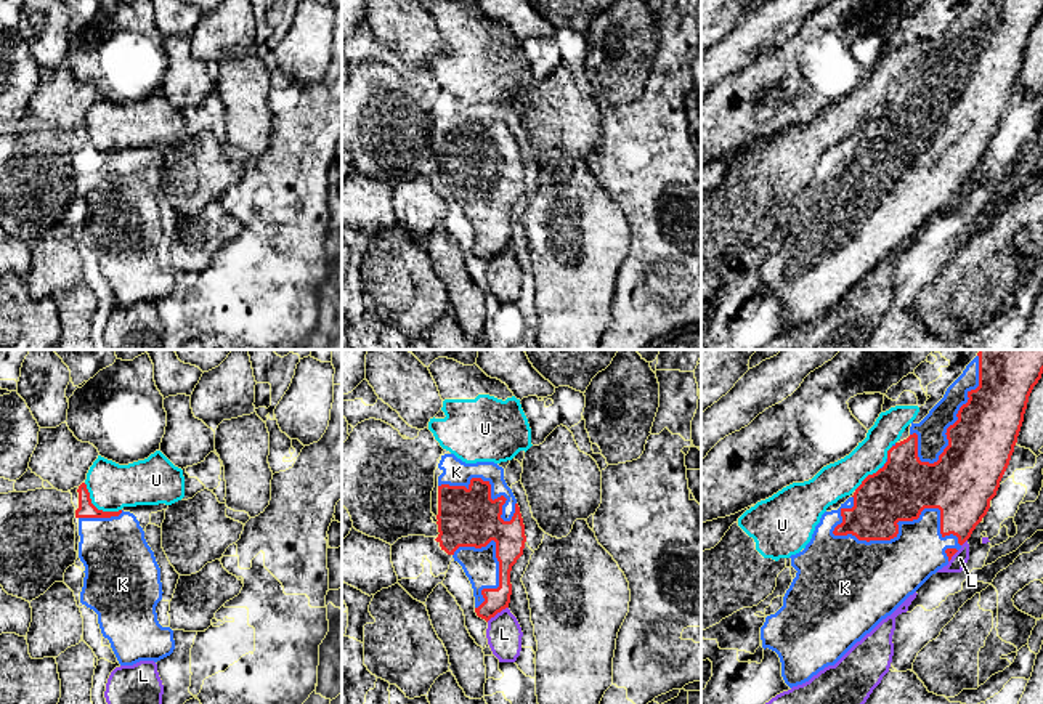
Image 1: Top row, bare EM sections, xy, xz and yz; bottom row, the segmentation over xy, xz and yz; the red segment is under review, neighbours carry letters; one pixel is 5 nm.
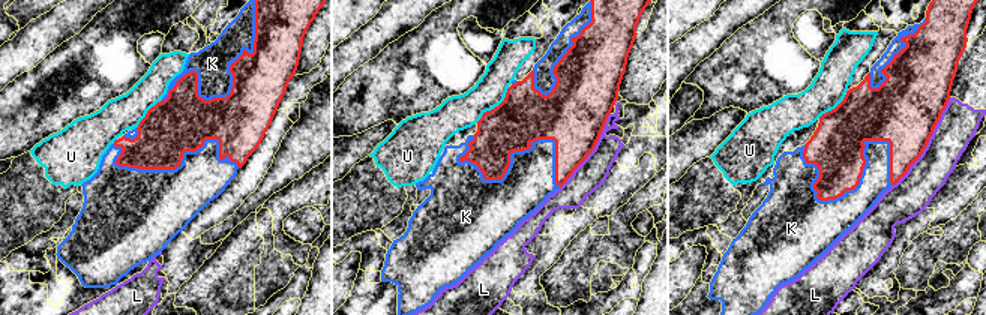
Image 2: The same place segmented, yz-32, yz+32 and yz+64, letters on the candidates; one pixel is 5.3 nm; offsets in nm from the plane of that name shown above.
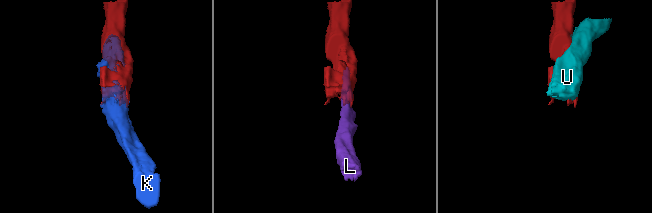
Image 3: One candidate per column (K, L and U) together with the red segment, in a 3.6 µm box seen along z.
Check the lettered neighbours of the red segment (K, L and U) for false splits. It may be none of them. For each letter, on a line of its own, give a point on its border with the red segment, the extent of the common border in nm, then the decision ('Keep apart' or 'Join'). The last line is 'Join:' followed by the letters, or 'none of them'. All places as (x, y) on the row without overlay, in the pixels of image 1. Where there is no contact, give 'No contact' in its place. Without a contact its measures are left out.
K: Touches red at yz (905, 161). Shared border 650 nm. Join
L: Touches red at xz (496, 254). Shared border 130 nm. Keep apart
U: Touches red at xy (95, 148). Shared border 240 nm. Keep apart
Join: K

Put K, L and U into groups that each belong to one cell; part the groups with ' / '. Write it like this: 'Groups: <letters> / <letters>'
Groups: K / L / U

